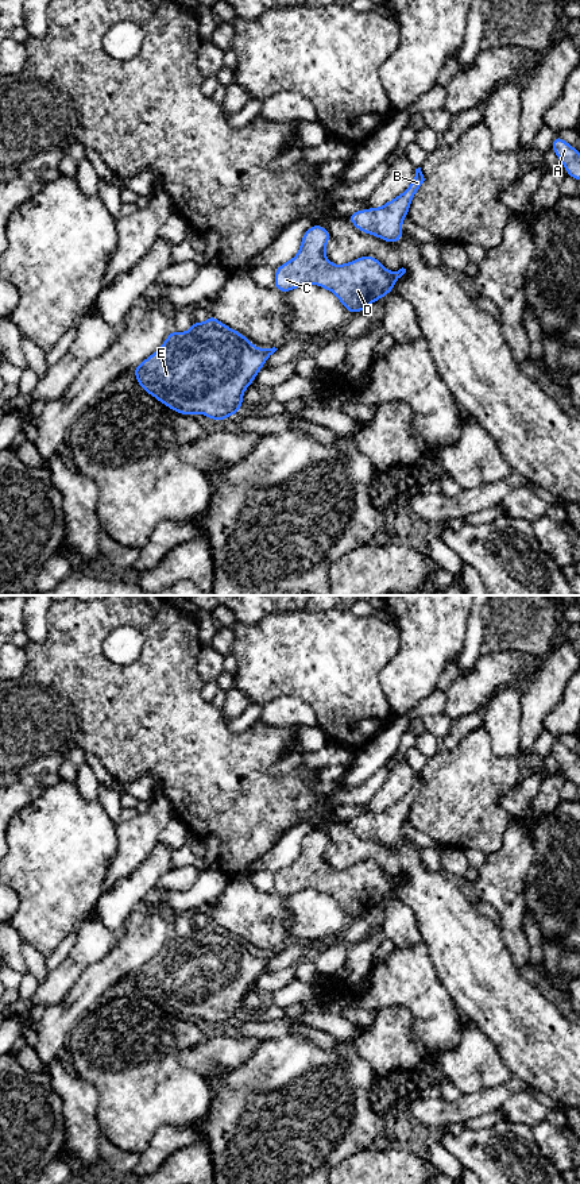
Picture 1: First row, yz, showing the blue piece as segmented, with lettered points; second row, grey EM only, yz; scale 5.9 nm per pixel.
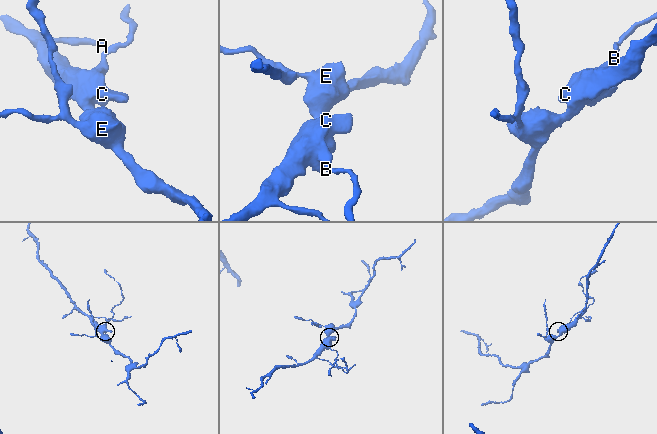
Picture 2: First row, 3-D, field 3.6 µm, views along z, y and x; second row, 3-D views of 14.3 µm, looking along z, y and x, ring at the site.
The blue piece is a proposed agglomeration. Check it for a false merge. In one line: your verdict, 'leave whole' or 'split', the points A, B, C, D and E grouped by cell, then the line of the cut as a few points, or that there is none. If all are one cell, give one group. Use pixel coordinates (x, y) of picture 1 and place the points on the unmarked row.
leave whole | A B C D E | no cut

